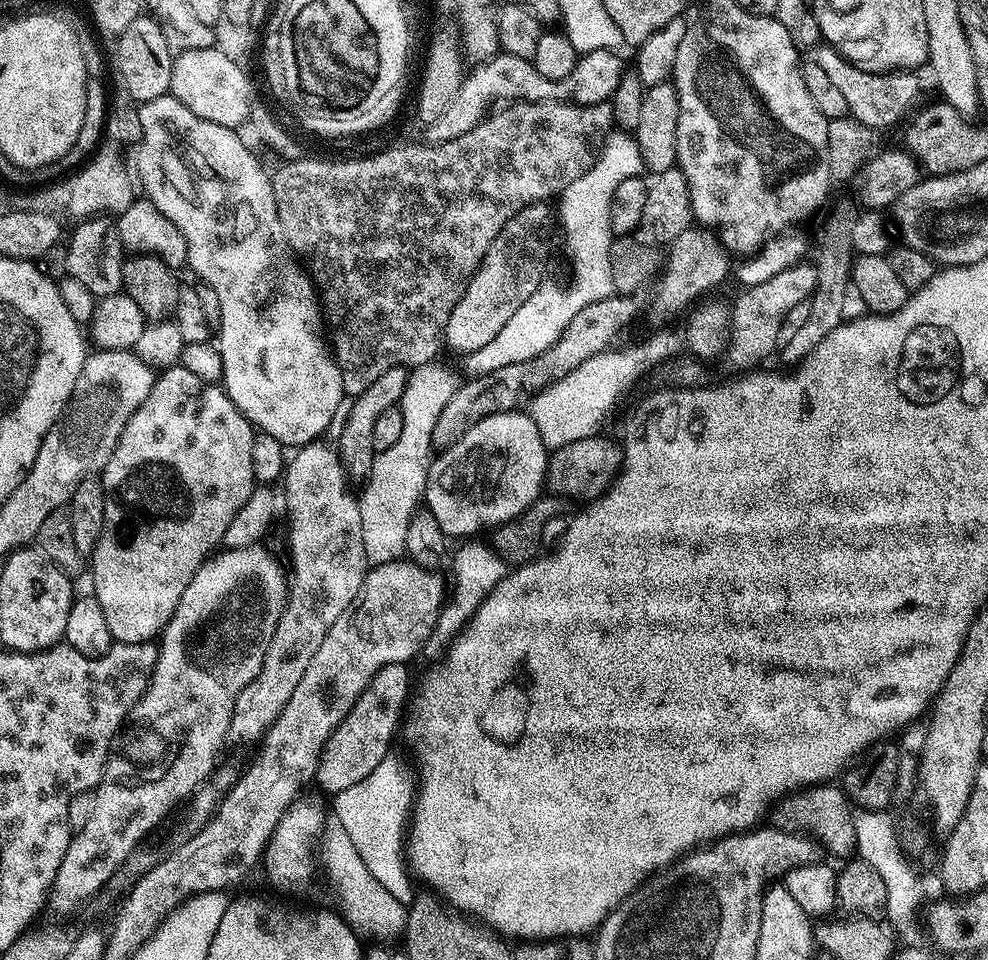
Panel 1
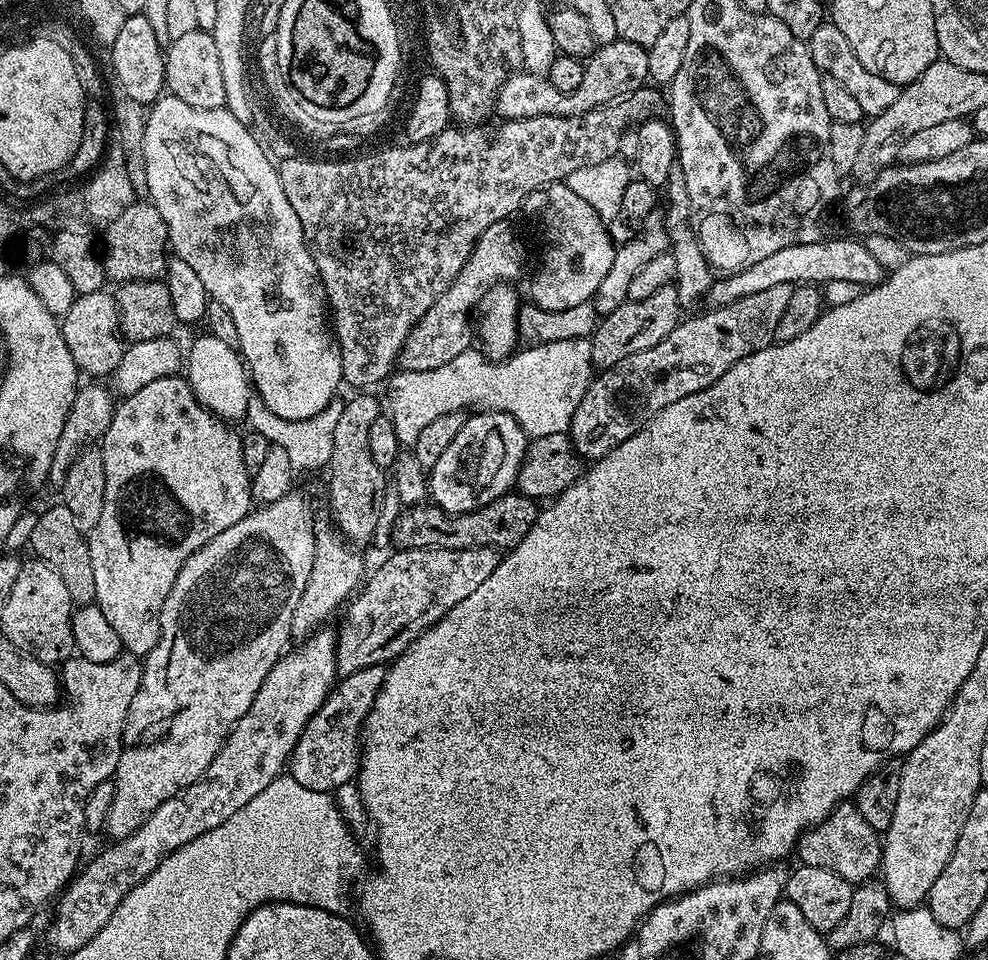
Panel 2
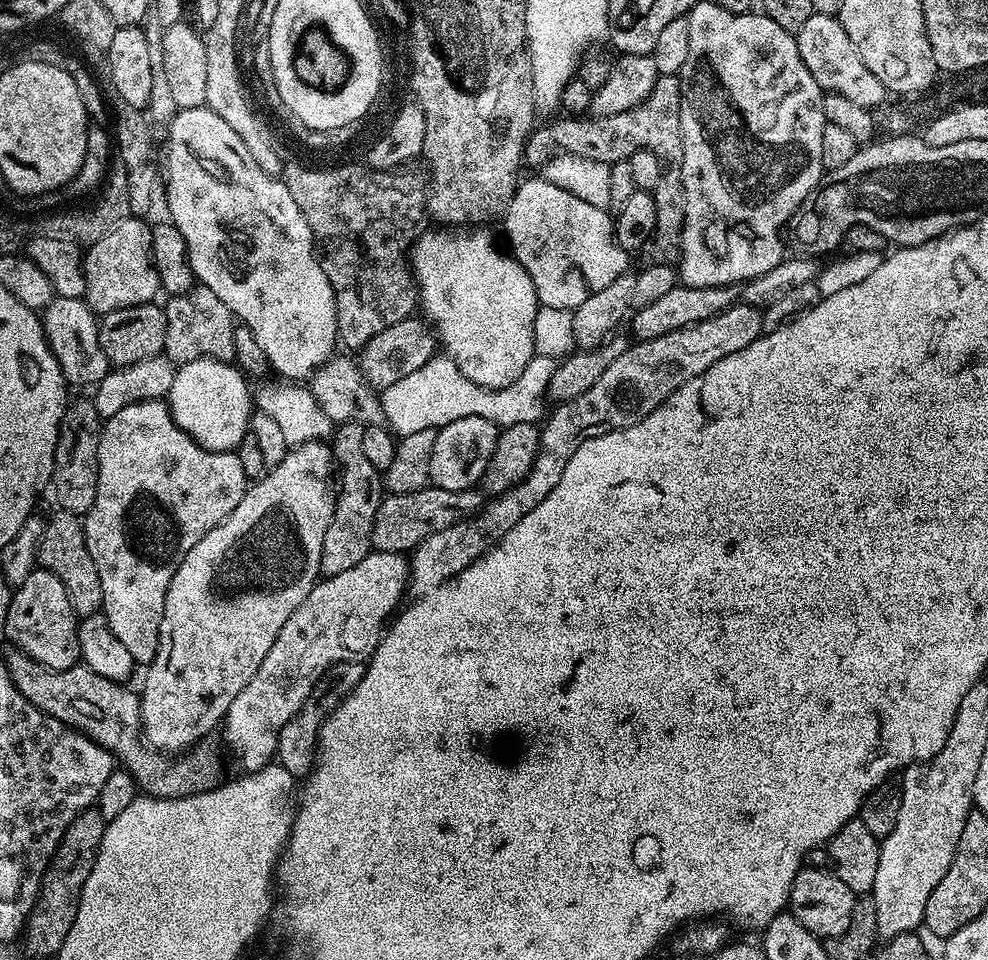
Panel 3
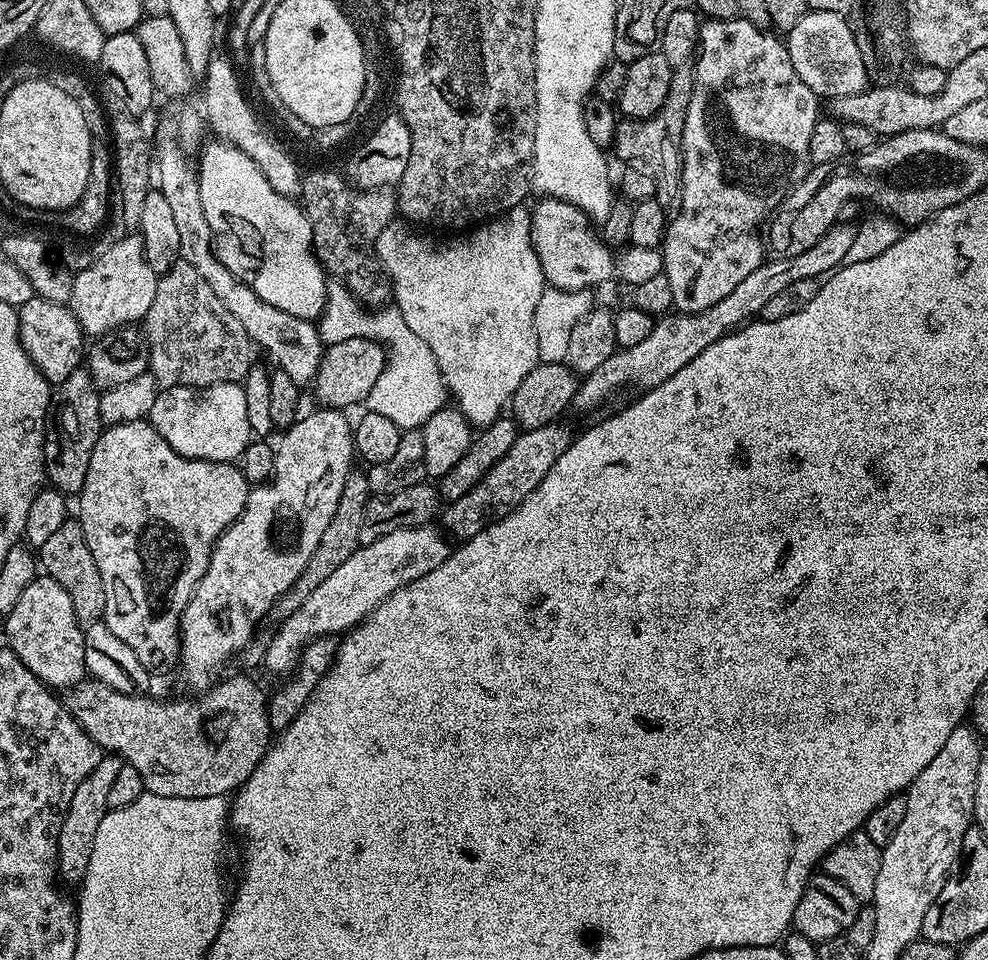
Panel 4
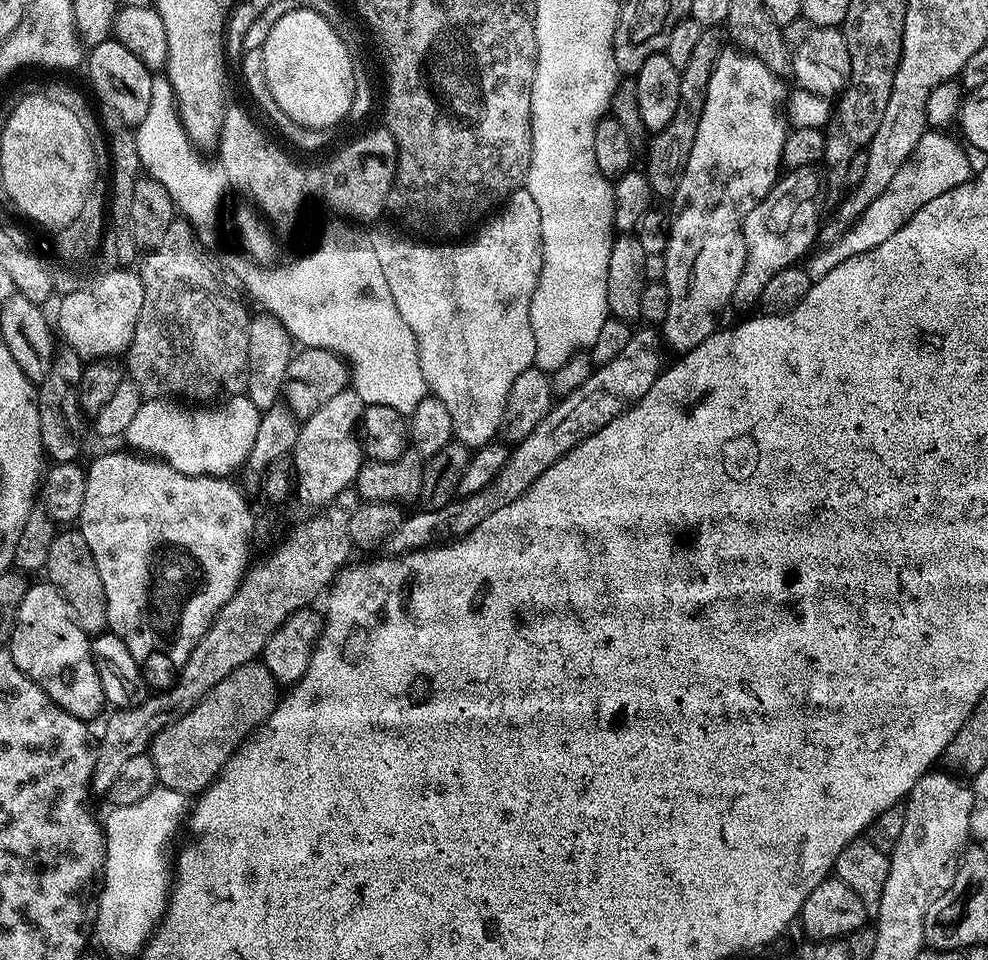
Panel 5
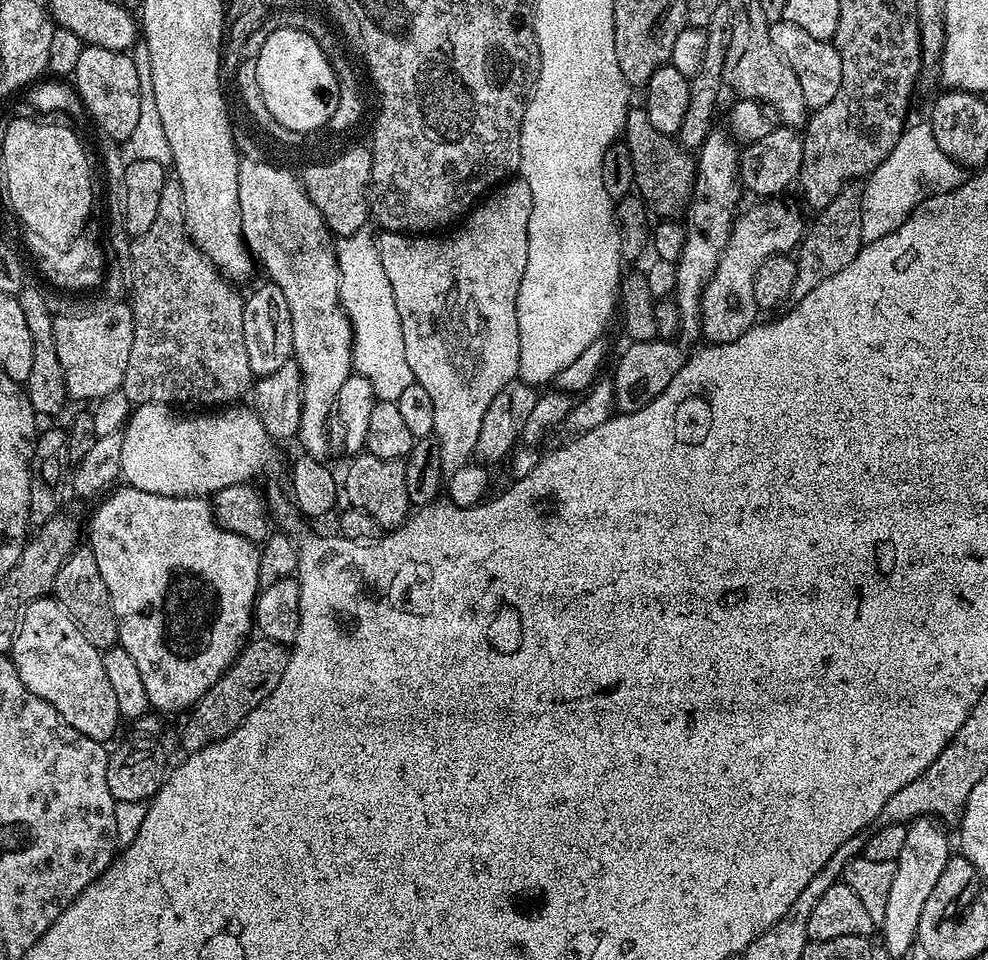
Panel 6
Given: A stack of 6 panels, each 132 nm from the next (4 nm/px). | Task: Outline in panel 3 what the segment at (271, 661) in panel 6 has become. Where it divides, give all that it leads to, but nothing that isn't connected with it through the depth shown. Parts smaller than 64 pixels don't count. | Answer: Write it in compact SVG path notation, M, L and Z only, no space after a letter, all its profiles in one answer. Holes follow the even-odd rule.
M12 650L8 657L3 657L2 662L8 667L14 686L18 686L18 690L35 708L42 710L47 716L58 718L68 727L83 732L94 743L102 745L123 767L127 768L128 773L147 795L158 796L161 800L177 800L183 796L209 792L221 783L220 760L216 757L214 749L207 748L207 743L197 743L191 750L175 758L169 758L165 753L145 743L142 739L139 695L135 691L132 693L123 683L102 678L102 674L94 674L94 670L90 670L83 662L76 663L73 668L56 672L53 668L47 668L45 664L38 663L34 658L30 658L19 650Z

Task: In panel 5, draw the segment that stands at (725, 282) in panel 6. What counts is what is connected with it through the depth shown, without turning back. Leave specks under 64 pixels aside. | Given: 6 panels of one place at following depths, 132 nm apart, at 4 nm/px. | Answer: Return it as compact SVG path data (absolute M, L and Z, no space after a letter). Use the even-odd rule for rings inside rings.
M812 168L785 171L770 194L763 196L754 210L744 216L746 262L742 266L742 278L738 278L738 286L732 292L735 307L755 309L766 284L783 268L793 267L813 251L812 243L817 243L822 227L820 180L814 173Z

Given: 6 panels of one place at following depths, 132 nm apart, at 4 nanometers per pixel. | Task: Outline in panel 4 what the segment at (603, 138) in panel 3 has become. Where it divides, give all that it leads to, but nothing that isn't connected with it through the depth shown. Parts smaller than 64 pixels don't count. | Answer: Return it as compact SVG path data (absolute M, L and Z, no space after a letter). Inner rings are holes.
M686 63L672 70L670 94L666 94L666 102L662 102L662 110L658 110L658 114L654 114L649 120L621 119L617 123L611 147L611 151L616 152L617 158L624 160L625 165L638 164L652 175L662 210L669 217L676 216L682 210L682 134L686 126L686 110L690 110L690 98L694 94L692 69L693 65Z

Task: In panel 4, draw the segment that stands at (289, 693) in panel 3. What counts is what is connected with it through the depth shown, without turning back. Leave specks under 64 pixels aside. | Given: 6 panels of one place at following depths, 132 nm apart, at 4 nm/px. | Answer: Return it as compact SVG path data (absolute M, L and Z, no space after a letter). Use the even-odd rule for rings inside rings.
M423 524L417 528L394 530L357 548L350 558L346 558L346 562L342 562L342 566L338 566L338 570L334 570L334 574L330 574L330 578L325 578L295 610L283 617L280 629L268 640L263 667L268 667L279 678L287 677L313 638L339 637L351 632L399 588L430 574L430 570L438 570L438 566L448 560L450 545L447 542L445 533L439 527Z

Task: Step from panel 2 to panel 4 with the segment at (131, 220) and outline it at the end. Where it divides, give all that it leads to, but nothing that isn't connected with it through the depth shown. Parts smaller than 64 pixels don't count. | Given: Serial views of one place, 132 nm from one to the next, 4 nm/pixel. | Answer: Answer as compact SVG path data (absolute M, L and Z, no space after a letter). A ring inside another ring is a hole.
M124 234L110 246L110 250L99 253L96 260L86 270L75 273L72 277L72 289L68 299L68 309L74 314L74 318L80 324L85 337L95 338L113 332L115 328L136 326L143 321L144 316L150 310L150 302L154 302L156 293L156 281L158 273L146 262L144 257L144 244L139 235Z

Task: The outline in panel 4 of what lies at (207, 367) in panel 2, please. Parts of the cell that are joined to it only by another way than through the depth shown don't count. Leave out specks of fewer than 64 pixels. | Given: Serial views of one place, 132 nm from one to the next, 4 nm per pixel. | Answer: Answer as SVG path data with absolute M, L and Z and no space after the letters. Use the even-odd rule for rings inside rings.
M240 384L161 388L146 419L175 452L191 460L236 462L254 439L250 418L246 418L246 394Z

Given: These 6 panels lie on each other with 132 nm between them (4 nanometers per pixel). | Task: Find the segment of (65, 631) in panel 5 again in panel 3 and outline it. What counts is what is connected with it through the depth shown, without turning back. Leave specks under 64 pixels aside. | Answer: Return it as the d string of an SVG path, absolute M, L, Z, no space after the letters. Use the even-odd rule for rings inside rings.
M41 567L32 571L13 591L10 610L2 626L19 651L56 672L73 668L80 660L77 627L78 617L72 611L70 598L66 598L66 586Z

